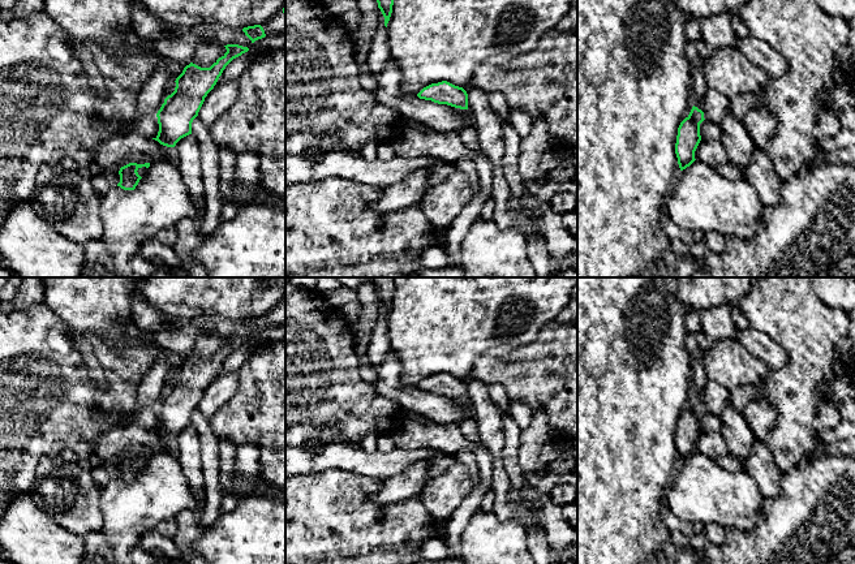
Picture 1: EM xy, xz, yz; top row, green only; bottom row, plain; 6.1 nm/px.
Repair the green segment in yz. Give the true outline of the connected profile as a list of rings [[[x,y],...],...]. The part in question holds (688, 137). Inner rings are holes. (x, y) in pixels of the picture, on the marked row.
[[[693,106],[689,115],[678,128],[675,154],[680,171],[686,169],[696,160],[695,151],[701,141],[700,124],[704,120],[704,112]]]

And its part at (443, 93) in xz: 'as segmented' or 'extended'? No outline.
as segmented

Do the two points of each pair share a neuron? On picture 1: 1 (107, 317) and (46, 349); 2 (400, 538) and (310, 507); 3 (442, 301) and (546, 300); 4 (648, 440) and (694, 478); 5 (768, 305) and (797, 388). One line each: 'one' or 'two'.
1: two
2: one
3: one
4: two
5: one

